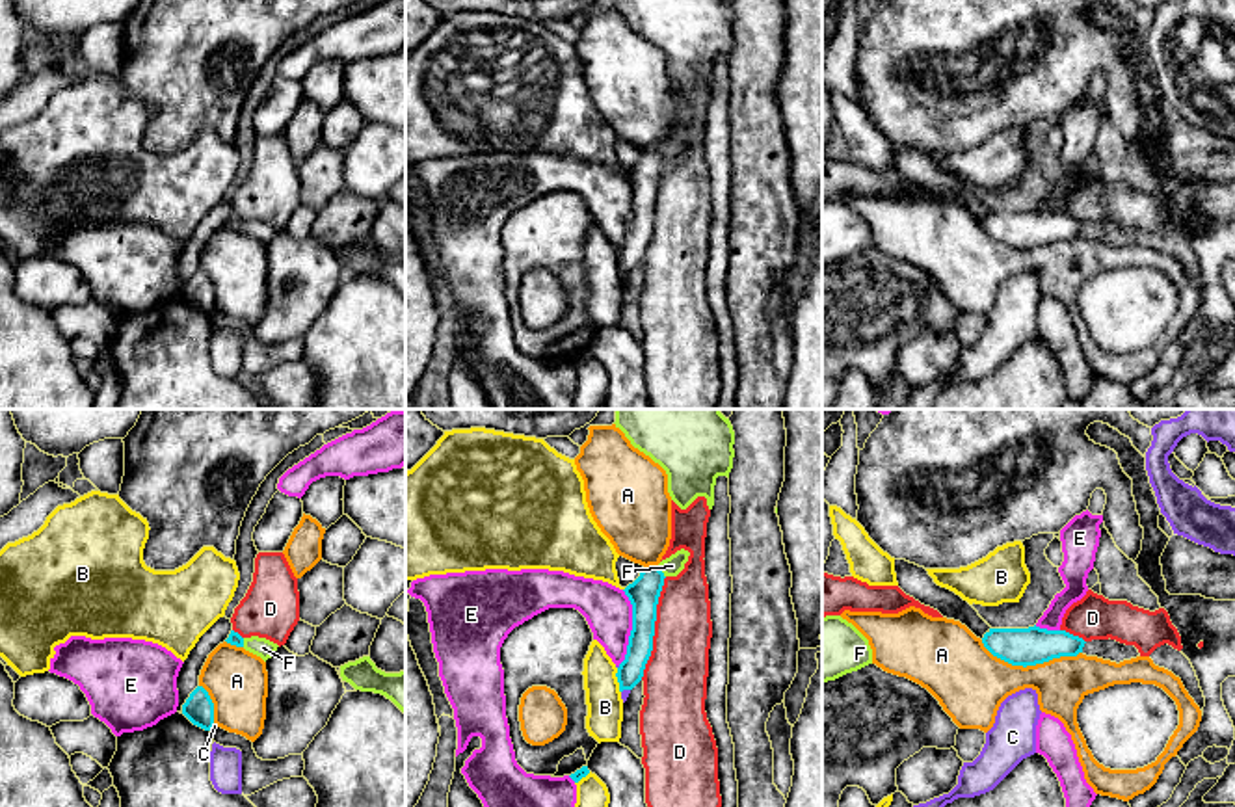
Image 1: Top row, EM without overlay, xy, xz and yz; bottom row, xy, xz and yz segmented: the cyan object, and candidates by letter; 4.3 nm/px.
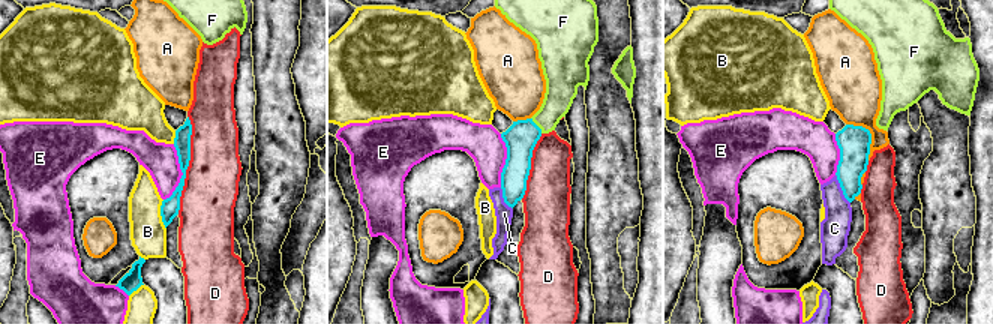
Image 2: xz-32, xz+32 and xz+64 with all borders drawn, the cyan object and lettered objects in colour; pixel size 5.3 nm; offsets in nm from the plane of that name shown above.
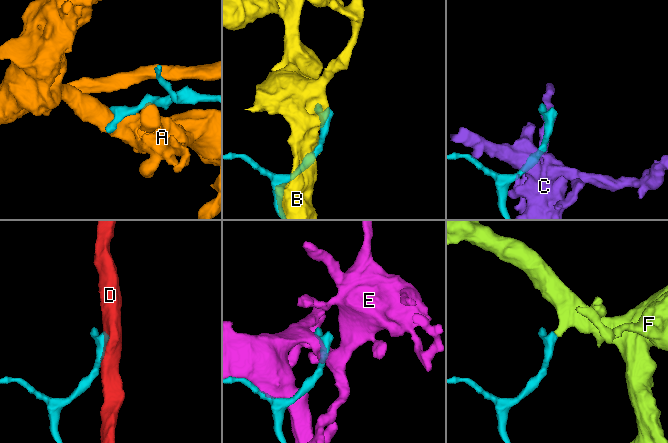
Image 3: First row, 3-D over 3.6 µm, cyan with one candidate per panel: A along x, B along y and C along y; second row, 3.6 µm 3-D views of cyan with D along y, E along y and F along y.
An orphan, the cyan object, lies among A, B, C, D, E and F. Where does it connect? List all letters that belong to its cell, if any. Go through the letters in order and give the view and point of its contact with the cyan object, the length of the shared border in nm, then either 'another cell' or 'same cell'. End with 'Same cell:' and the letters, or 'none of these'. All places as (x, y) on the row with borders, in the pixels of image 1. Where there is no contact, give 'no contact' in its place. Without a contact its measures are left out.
A: contact yz (1031, 664); length 440 nm; another cell
B: contact xz (618, 681); length 110 nm; another cell
C: contact xz (625, 688); length 40 nm; another cell
D: contact xz (653, 629); length 460 nm; another cell
E: contact xz (633, 627); length 320 nm; another cell
F: contact xz (661, 571); length 70 nm; same cell
Same cell: F

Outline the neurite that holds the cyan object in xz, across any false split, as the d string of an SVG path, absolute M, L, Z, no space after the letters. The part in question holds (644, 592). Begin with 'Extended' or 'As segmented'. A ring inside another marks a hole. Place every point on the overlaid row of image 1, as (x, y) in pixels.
Extended. M681 549L658 565L645 567L640 576L623 591L632 604L632 630L625 660L618 668L619 692L632 690L644 677L645 664L653 651L657 604L666 576L677 576L690 552Z

